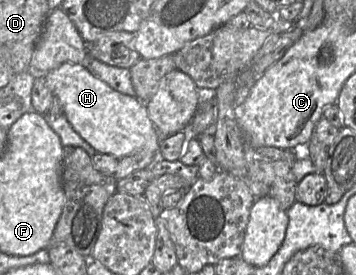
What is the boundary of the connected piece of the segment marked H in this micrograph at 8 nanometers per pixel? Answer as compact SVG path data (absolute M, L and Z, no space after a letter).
M63 63L45 76L48 86L57 98L74 130L98 153L110 154L117 159L139 150L158 153L159 133L148 116L146 105L135 96L124 95L92 75L82 64Z

